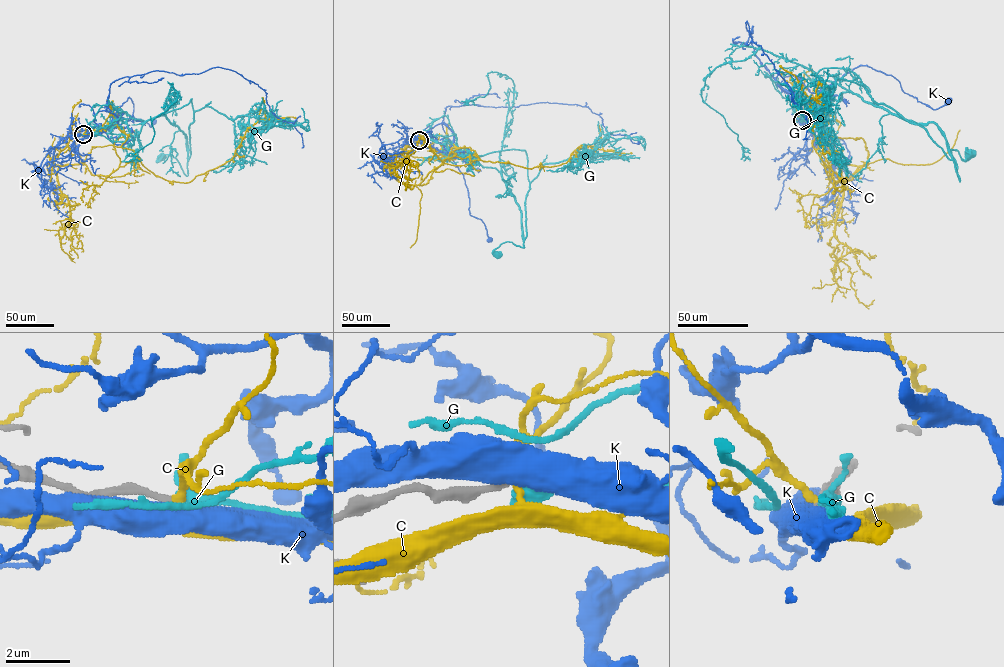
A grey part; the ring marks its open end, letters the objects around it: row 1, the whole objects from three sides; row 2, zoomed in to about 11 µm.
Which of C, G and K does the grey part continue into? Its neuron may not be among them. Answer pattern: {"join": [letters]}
{"join": ["G"]}

